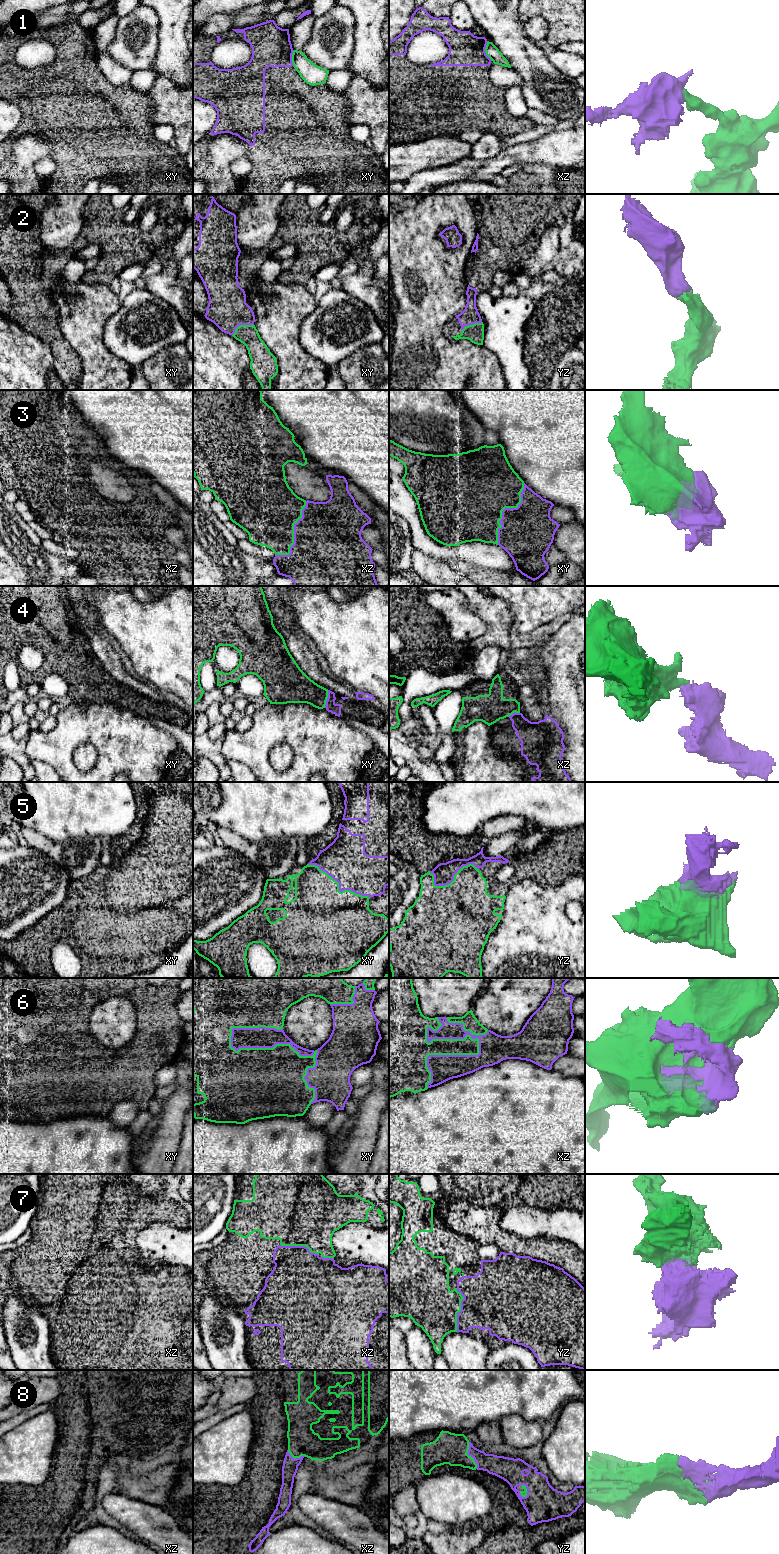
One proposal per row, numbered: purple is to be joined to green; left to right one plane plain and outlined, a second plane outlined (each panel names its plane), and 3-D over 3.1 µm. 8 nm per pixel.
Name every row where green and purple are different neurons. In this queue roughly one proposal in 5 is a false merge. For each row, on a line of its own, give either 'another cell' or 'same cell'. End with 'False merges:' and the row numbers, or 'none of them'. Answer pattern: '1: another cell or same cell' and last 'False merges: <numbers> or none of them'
1: another cell
2: same cell
3: same cell
4: same cell
5: same cell
6: same cell
7: same cell
8: same cell
False merges: 1

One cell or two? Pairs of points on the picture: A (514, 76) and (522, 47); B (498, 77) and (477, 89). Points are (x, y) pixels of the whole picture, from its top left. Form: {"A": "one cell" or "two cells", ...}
{"A": "two cells", "B": "two cells"}

